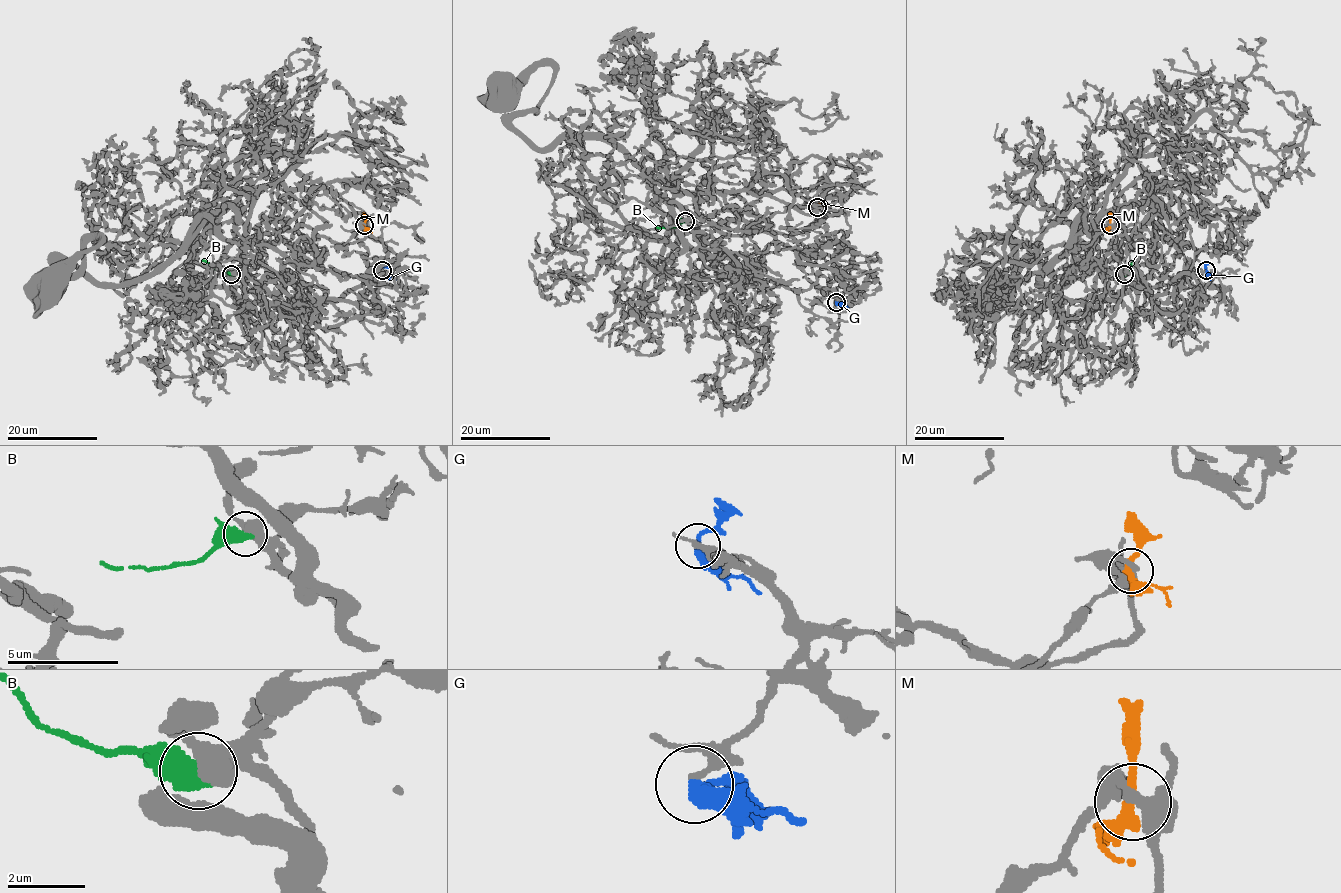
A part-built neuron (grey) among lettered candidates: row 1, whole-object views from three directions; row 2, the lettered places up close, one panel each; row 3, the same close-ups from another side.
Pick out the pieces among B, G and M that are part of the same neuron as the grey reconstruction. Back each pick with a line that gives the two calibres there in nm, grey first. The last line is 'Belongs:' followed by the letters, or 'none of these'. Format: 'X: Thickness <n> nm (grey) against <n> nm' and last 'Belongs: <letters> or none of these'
Belongs: none of these

